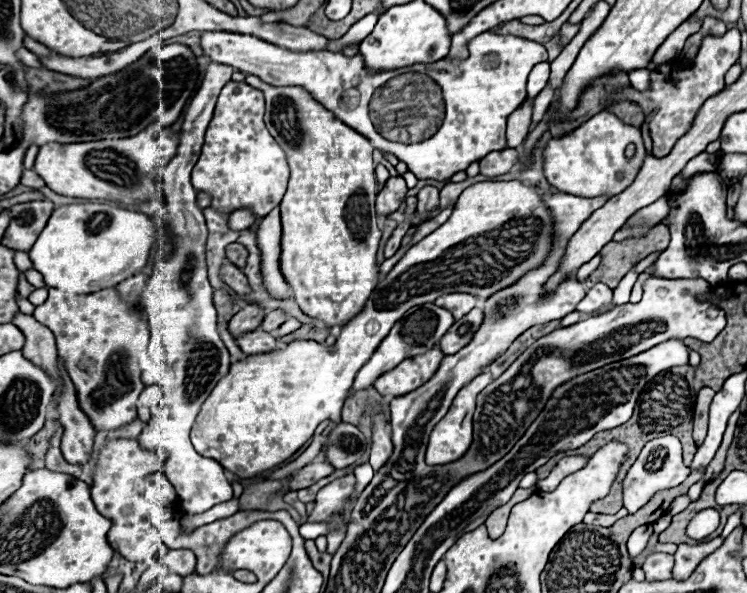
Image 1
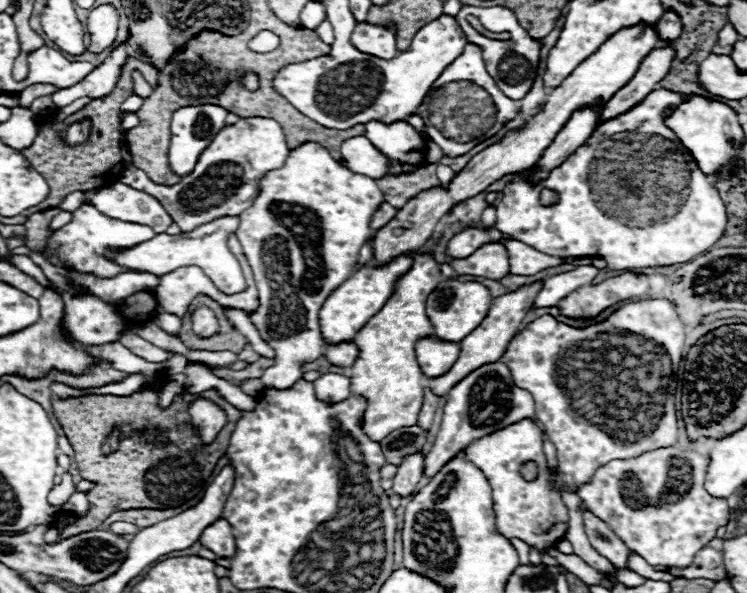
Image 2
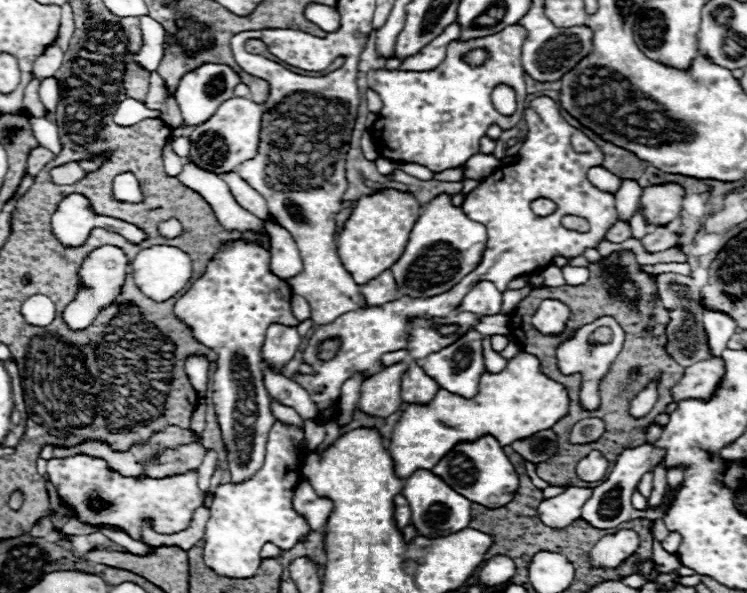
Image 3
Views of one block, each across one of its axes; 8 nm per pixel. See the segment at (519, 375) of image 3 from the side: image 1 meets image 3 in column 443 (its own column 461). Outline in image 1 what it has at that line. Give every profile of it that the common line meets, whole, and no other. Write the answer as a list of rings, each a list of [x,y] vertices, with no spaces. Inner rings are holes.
[[[484,372],[480,376],[476,376],[470,384],[466,384],[454,398],[448,414],[440,420],[440,424],[436,424],[436,428],[430,434],[430,442],[428,442],[428,450],[426,450],[426,462],[430,466],[442,466],[442,464],[450,464],[460,460],[470,444],[472,444],[472,414],[474,414],[474,406],[476,406],[476,396],[492,382],[490,372]]]

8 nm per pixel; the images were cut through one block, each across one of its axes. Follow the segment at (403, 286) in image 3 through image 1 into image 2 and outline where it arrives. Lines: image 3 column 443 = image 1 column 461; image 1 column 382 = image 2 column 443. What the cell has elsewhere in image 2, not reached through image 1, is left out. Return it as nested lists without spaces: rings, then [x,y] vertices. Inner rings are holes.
[[[446,278],[436,286],[436,292],[428,296],[428,318],[432,320],[432,326],[440,340],[460,342],[484,320],[490,306],[492,306],[492,296],[484,284],[476,280],[464,282],[458,278]]]

